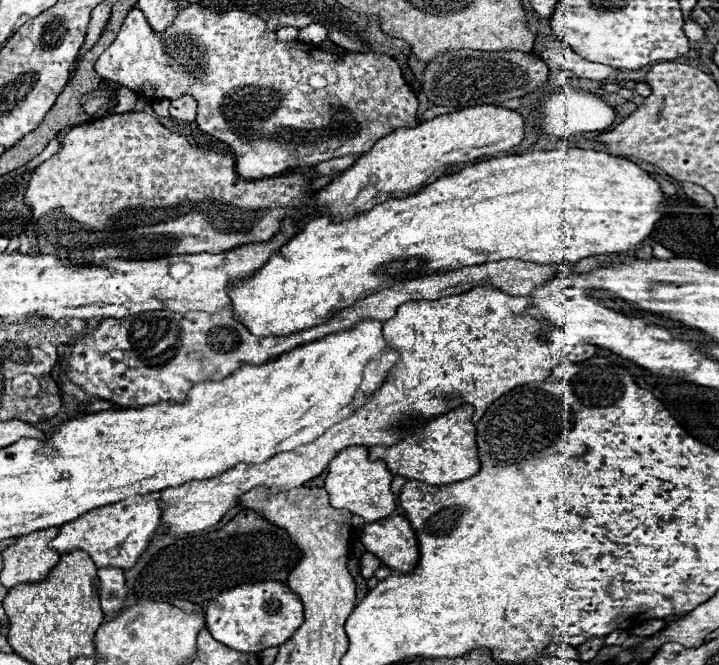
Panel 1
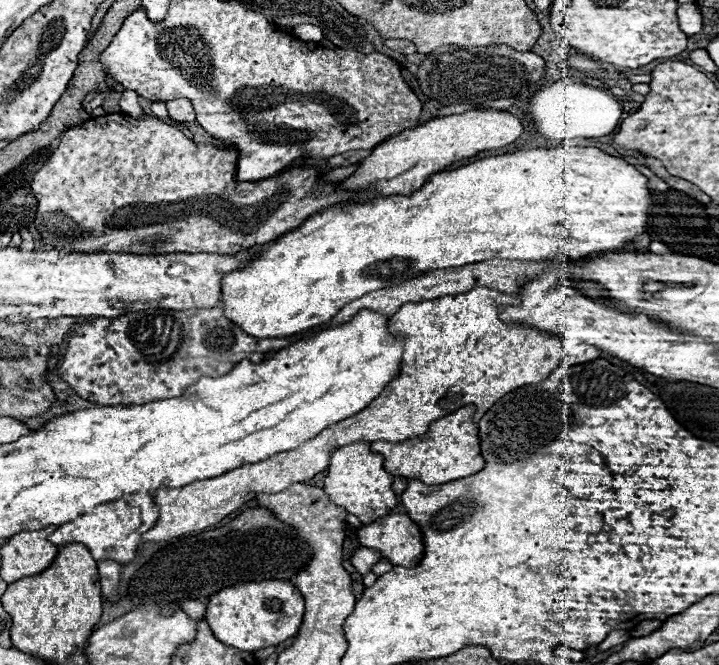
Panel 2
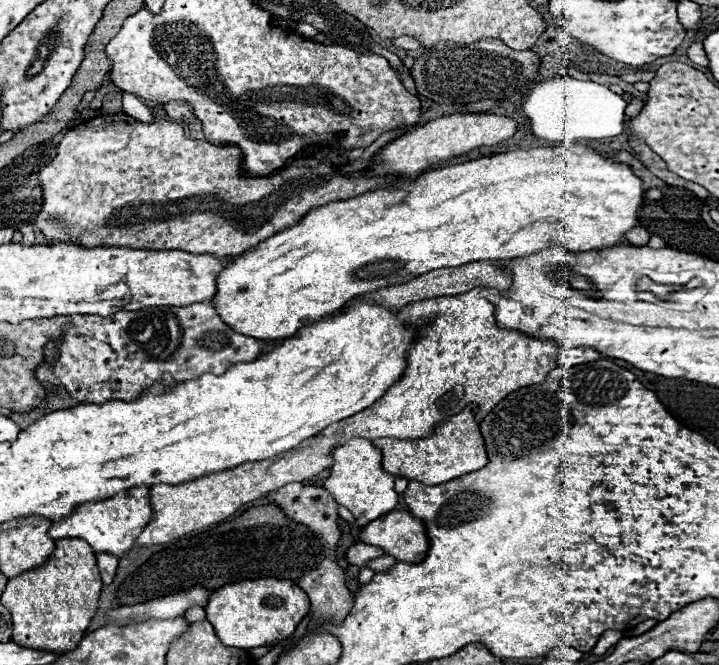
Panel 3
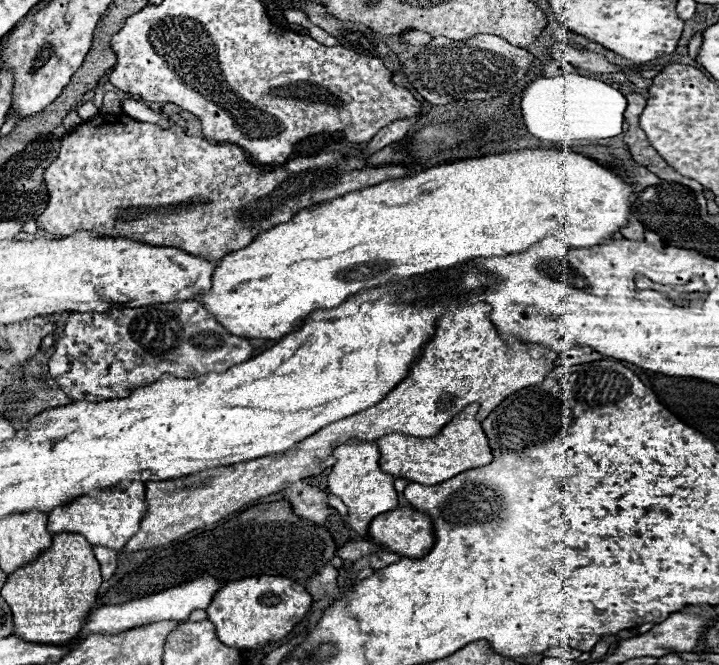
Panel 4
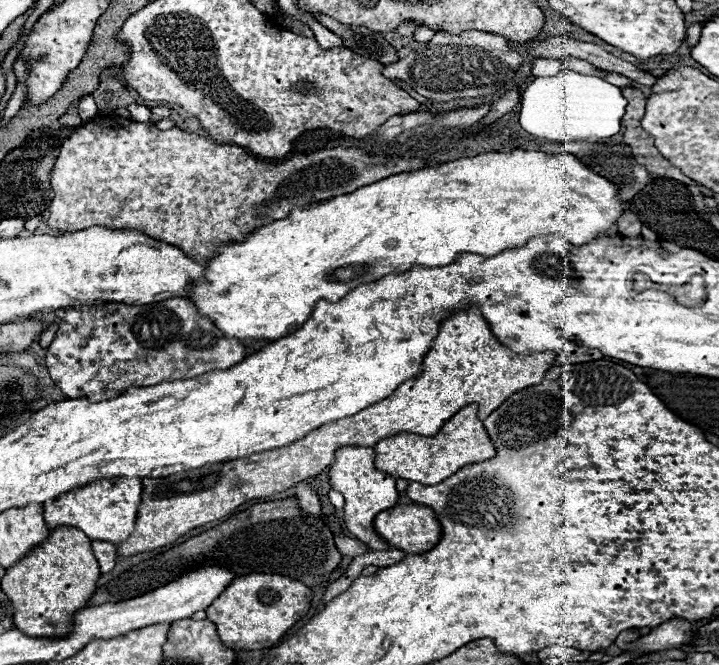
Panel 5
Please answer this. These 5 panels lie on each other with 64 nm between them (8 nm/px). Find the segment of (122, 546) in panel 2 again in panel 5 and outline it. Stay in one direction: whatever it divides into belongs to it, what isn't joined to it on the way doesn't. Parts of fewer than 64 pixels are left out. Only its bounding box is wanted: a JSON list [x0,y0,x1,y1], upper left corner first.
[44,478,140,546]

